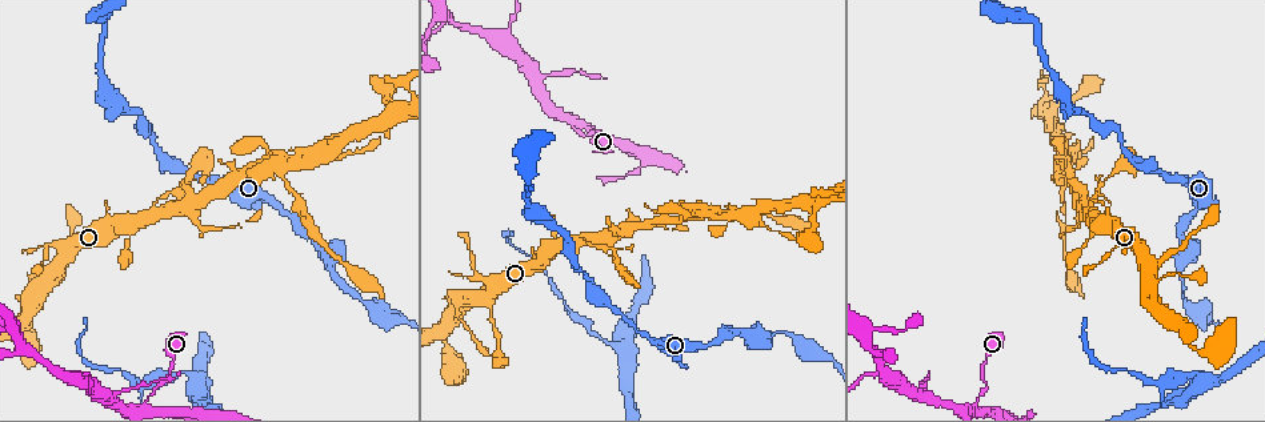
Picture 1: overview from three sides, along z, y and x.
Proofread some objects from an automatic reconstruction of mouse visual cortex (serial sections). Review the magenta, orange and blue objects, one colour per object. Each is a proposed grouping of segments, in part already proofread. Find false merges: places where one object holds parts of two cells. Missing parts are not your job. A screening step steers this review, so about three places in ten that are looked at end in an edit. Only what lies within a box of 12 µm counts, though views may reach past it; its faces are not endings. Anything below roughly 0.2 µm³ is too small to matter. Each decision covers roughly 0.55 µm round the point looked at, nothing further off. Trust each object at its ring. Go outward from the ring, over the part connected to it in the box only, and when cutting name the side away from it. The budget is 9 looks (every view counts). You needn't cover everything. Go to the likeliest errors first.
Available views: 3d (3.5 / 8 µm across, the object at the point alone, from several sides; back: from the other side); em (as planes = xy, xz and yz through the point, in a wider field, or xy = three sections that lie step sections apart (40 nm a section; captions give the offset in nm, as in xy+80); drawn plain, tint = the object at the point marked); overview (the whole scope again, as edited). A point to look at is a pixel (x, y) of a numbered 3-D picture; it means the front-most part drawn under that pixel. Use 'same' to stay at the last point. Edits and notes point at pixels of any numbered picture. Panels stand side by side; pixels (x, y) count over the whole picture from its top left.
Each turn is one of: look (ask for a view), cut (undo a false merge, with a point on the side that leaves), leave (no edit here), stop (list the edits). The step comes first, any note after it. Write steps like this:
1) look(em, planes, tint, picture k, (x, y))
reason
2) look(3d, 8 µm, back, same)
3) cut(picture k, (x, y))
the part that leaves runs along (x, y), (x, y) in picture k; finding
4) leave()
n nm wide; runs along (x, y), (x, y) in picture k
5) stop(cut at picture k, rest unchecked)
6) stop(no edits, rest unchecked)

look(3d, 3.5 µm, picture 1, (277, 163))
three-way junction

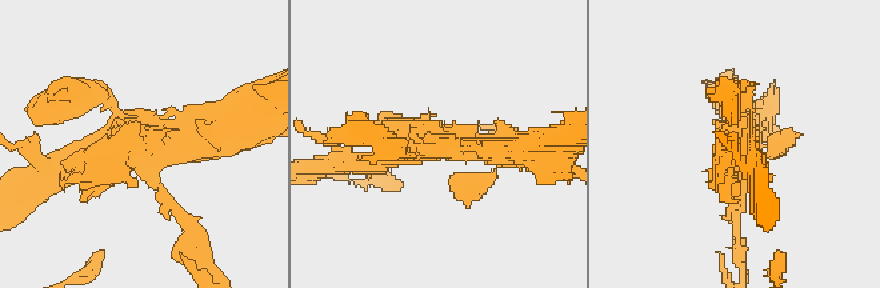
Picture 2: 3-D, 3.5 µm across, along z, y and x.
look(em, xy, step 3, tint, picture 2, (433, 141))

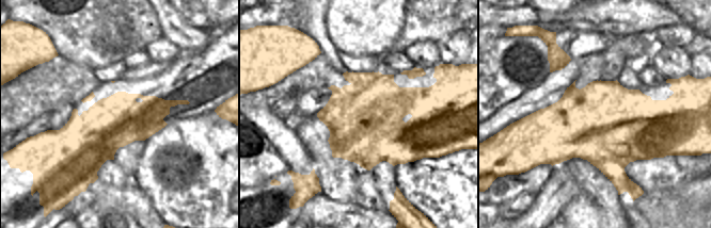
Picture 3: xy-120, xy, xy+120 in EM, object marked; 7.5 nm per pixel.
leave()
runs along (56, 172), (118, 140), (216, 132) in picture 2; one cell here

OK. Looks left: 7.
look(3d, 3.5 µm, back, picture 1, (157, 147))

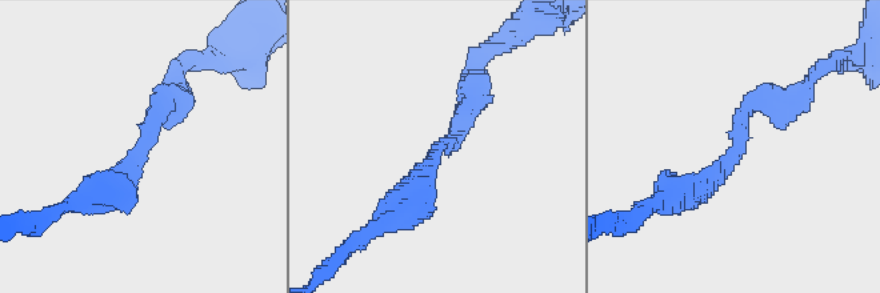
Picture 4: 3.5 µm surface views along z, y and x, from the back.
look(em, xy, step 2, tint, picture 4, (434, 144))
arms of 250, 250 nm; now the EM

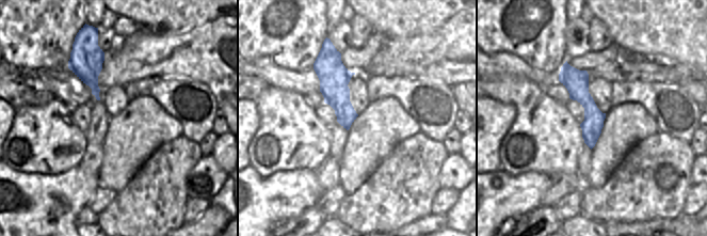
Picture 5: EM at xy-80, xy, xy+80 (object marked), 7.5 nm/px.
leave()
runs along (565, 66), (591, 109), (591, 144) in picture 5; all the same cell

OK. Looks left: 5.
look(3d, 3.5 µm, picture 1, (980, 396))
abrupt turn

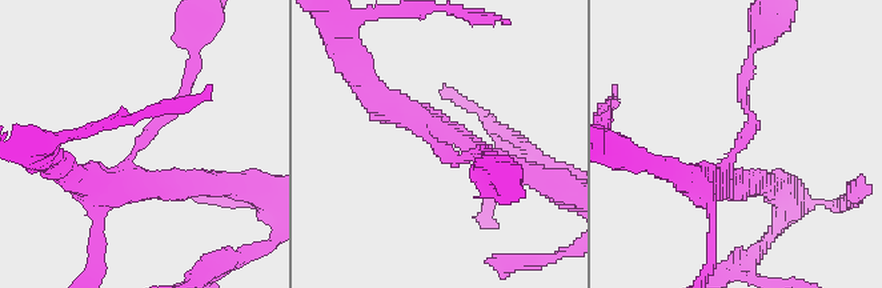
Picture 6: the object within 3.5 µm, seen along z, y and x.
leave()
runs along (484, 150), (452, 159), (377, 98) in picture 6; all the same cell

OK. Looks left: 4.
look(3d, 3.5 µm, picture 1, (17, 349))
sharp bend

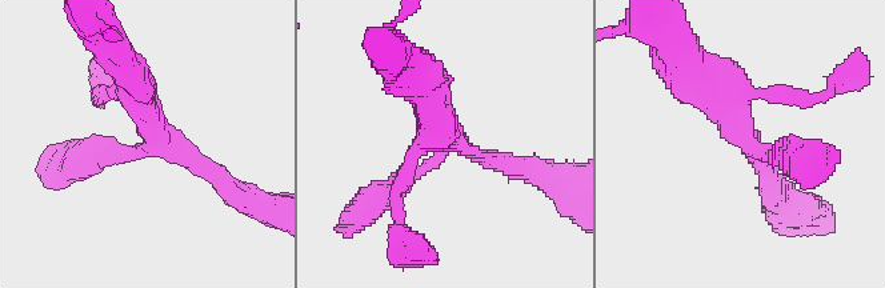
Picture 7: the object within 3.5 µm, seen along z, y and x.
look(em, xy, step 5, tint, picture 7, (747, 146))

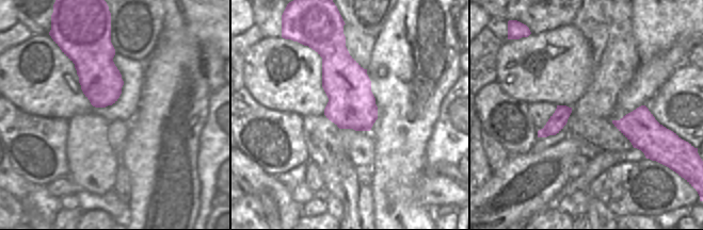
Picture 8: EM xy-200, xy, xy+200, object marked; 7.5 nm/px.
leave()
360 nm wide; runs along (511, 168), (457, 140), (388, 199) in picture 7; continuous, no second cell

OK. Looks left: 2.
stop(no edits, rest unchecked)

